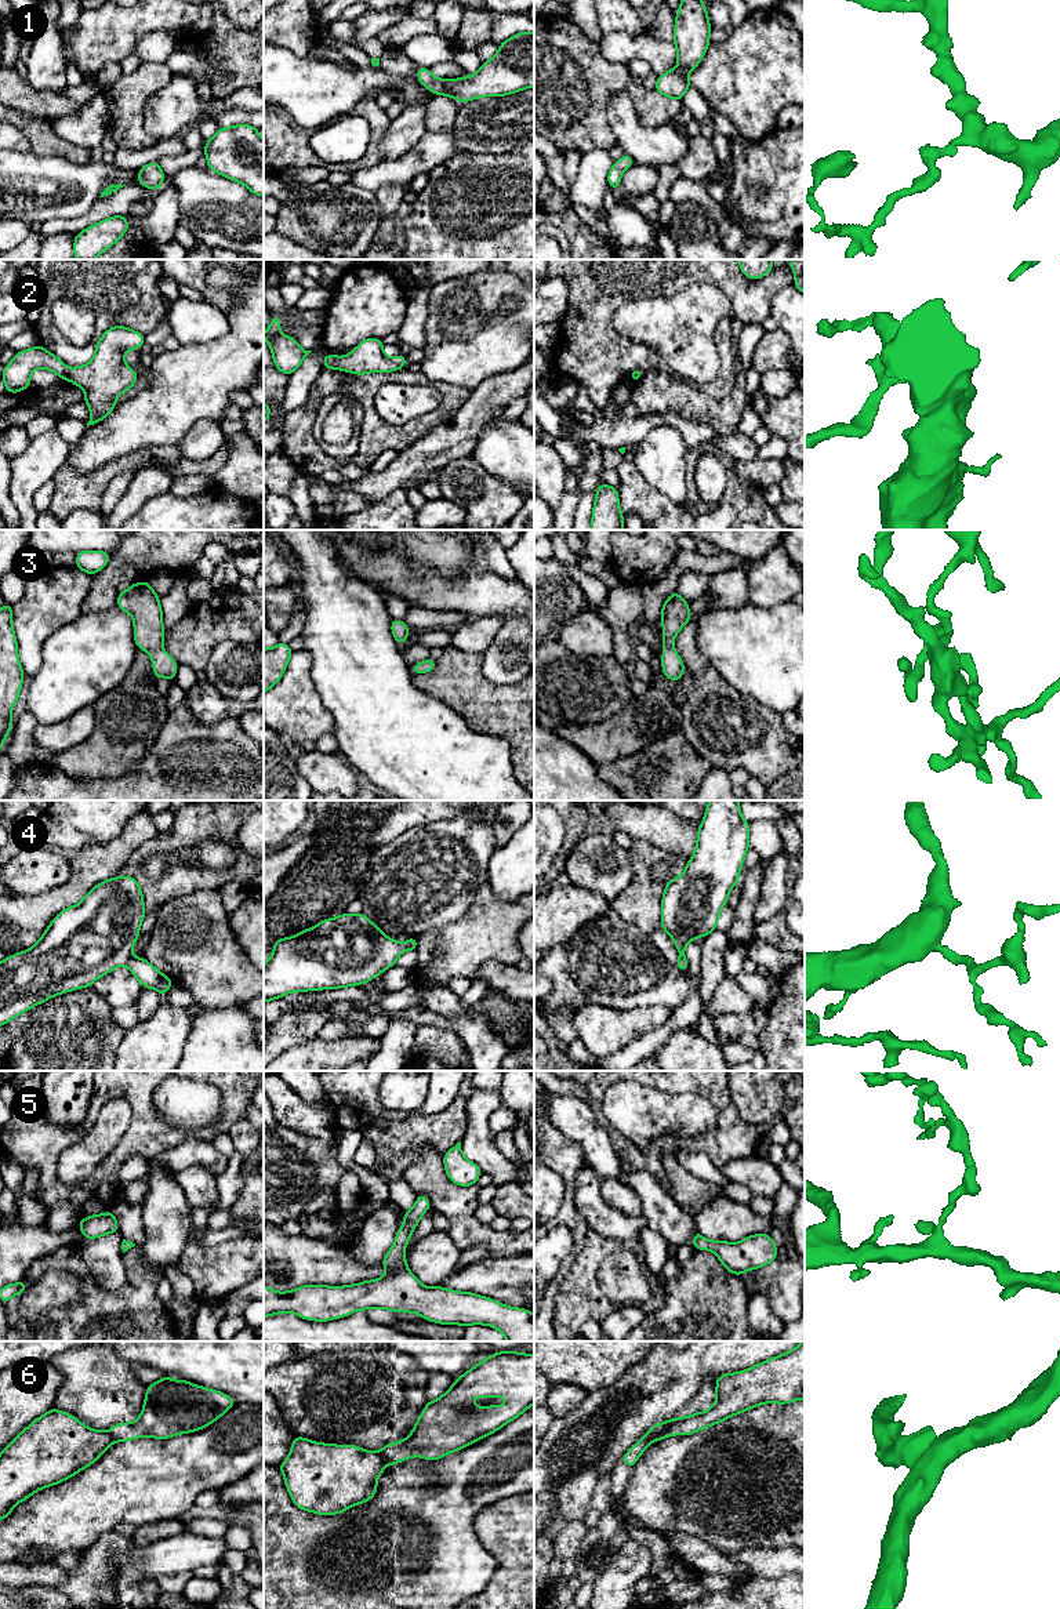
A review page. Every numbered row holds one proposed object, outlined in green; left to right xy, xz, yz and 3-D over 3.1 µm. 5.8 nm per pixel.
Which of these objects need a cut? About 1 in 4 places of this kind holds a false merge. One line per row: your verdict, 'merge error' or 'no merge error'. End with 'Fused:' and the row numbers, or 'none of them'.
1: no merge error
2: no merge error
3: no merge error
4: no merge error
5: no merge error
6: merge error
Fused: 6

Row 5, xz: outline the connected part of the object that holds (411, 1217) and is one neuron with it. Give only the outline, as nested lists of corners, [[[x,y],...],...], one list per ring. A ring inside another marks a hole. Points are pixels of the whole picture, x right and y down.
[[[420,1194],[415,1205],[403,1213],[404,1224],[381,1263],[388,1270],[385,1276],[348,1286],[304,1285],[283,1293],[264,1285],[264,1318],[293,1312],[308,1321],[326,1322],[357,1310],[382,1308],[415,1312],[425,1321],[443,1325],[489,1325],[498,1329],[507,1341],[534,1341],[534,1314],[530,1311],[471,1292],[428,1287],[411,1274],[404,1247],[428,1209],[428,1196]]]

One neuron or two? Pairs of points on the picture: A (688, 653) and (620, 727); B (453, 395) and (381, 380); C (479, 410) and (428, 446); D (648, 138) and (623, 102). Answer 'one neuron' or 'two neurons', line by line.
A: two neurons
B: one neuron
C: one neuron
D: one neuron

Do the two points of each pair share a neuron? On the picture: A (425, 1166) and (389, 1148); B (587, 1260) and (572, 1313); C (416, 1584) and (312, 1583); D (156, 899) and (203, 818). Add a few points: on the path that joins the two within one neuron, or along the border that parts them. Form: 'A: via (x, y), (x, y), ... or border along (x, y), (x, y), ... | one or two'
A: border along (440, 1152), (429, 1146), (413, 1148), (400, 1177) | two
B: via (583, 1272), (580, 1297), (577, 1300) | one
C: via (389, 1584), (338, 1586) | one
D: via (137, 872), (137, 860), (149, 847), (177, 838) | one

